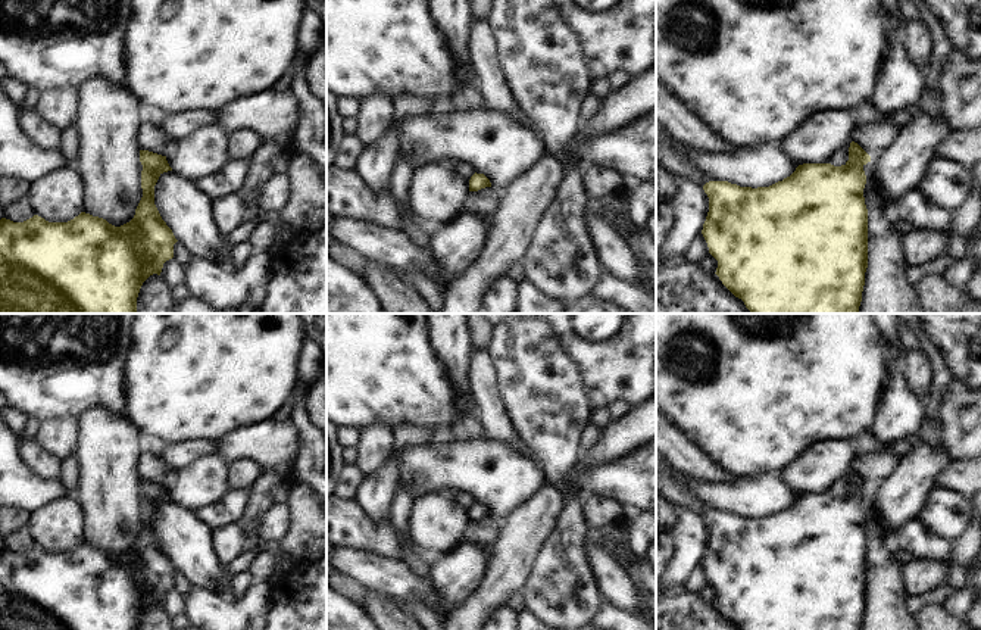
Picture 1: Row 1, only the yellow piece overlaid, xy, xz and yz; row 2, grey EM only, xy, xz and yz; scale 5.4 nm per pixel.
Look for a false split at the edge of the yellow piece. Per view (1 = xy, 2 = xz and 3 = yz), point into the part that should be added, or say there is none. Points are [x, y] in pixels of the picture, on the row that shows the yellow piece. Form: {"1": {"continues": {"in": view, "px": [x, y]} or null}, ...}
{"1": {"continues": null}, "2": {"continues": null}, "3": {"continues": null}}

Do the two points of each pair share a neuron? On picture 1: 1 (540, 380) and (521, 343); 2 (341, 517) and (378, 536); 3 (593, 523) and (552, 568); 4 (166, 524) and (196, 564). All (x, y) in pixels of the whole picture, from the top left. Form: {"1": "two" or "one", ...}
{"1": "one", "2": "one", "3": "two", "4": "one"}

